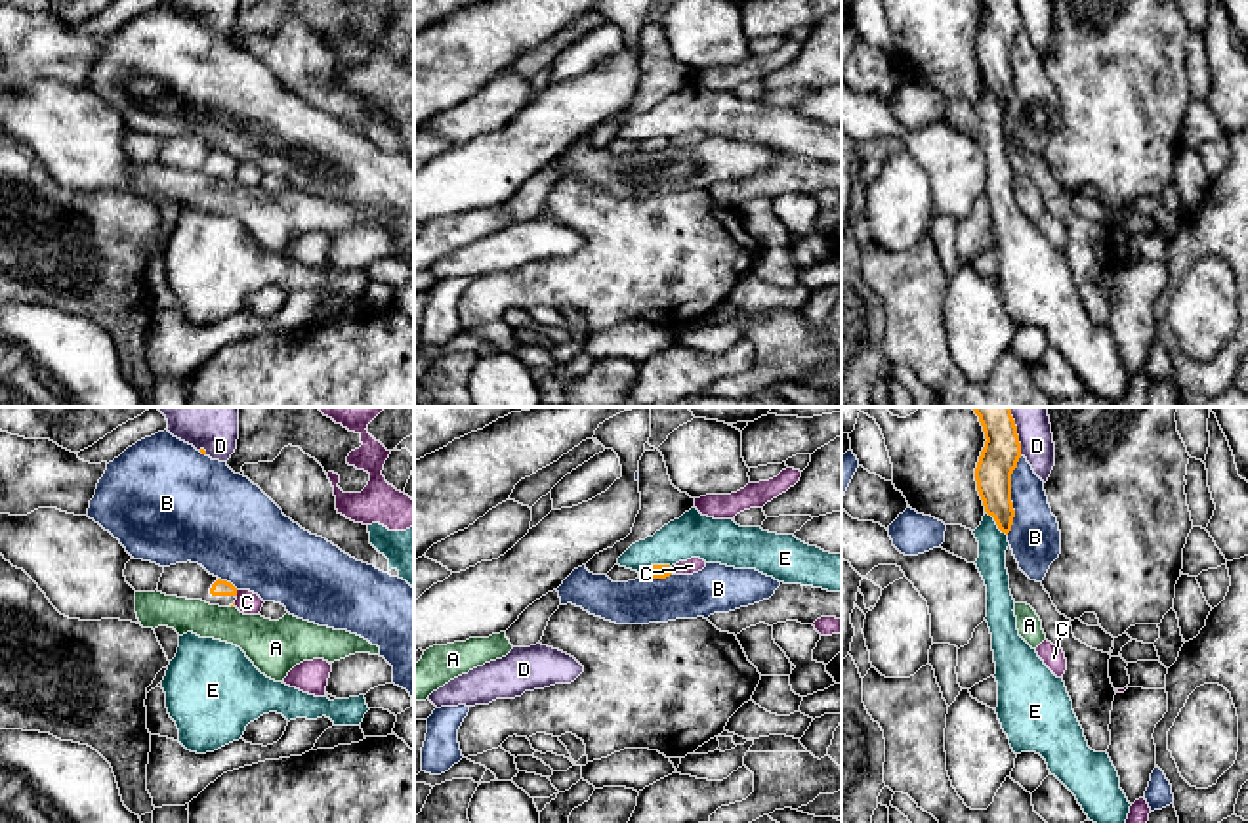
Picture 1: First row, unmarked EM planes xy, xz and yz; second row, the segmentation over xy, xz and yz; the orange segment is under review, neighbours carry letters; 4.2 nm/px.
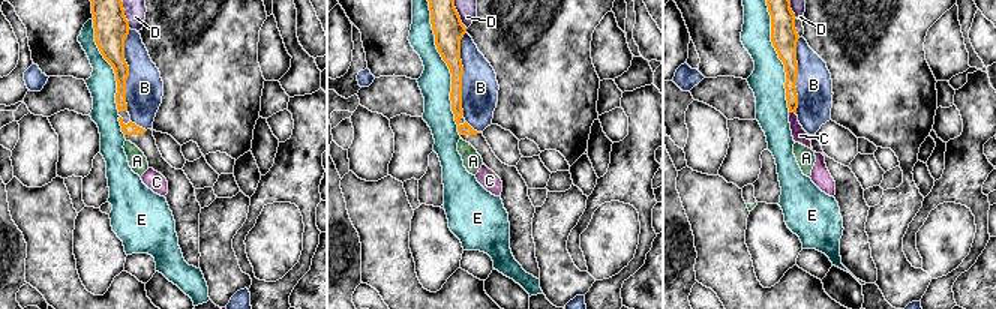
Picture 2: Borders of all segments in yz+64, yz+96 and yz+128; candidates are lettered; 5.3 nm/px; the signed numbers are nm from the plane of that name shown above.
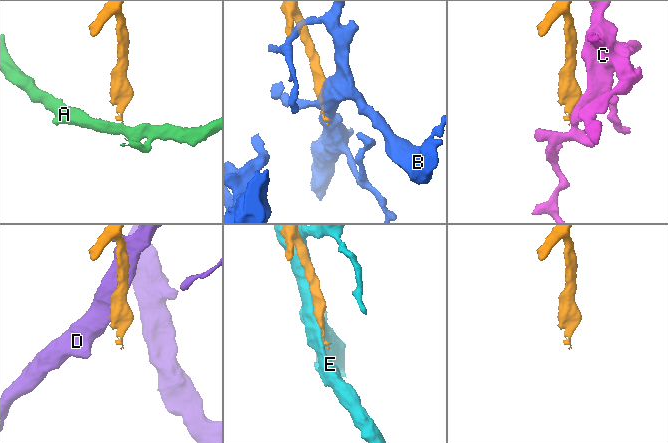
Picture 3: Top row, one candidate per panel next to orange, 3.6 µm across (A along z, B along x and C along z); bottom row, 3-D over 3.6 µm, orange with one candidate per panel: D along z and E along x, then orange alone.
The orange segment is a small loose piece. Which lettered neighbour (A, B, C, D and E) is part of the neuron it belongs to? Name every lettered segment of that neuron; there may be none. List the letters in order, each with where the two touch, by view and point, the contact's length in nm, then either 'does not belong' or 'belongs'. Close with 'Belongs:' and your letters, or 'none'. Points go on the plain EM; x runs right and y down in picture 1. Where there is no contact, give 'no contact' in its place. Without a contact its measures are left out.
A: no contact | does not belong
B: yz (1010, 67) | 340 nm | does not belong
C: xz (670, 144) | 40 nm | does not belong
D: yz (1018, 14) | 120 nm | does not belong
E: xz (653, 138) | 150 nm | does not belong
Belongs: none

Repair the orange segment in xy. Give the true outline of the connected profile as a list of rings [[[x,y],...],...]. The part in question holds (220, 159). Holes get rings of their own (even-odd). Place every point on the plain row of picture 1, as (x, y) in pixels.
[[[191,134],[164,139],[158,164],[187,172],[202,172],[219,179],[229,179],[237,172],[237,160],[231,155],[210,147],[202,137]]]

